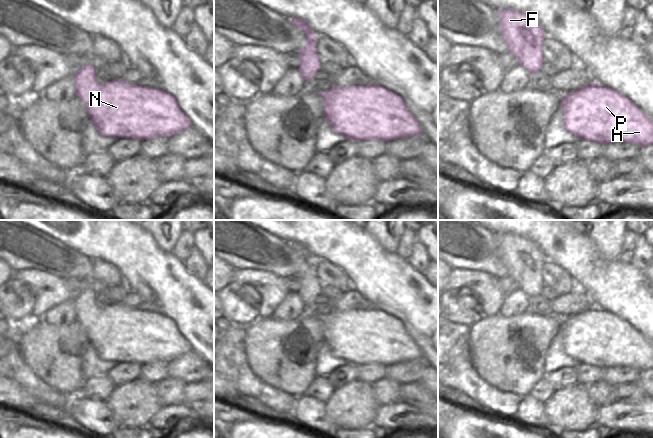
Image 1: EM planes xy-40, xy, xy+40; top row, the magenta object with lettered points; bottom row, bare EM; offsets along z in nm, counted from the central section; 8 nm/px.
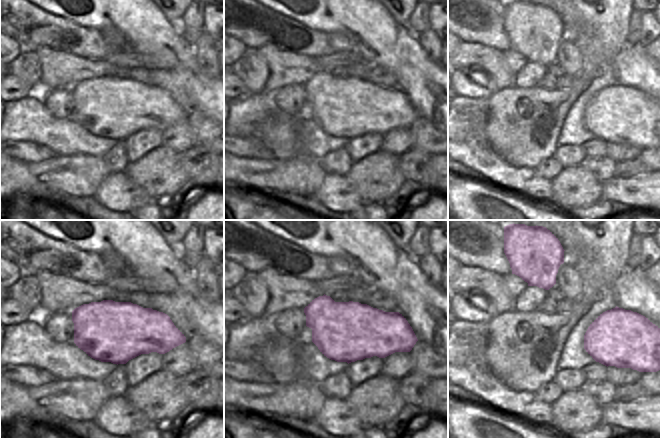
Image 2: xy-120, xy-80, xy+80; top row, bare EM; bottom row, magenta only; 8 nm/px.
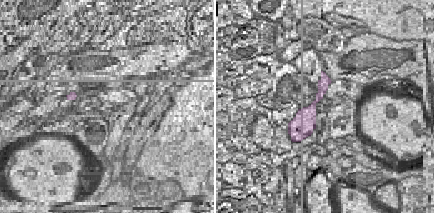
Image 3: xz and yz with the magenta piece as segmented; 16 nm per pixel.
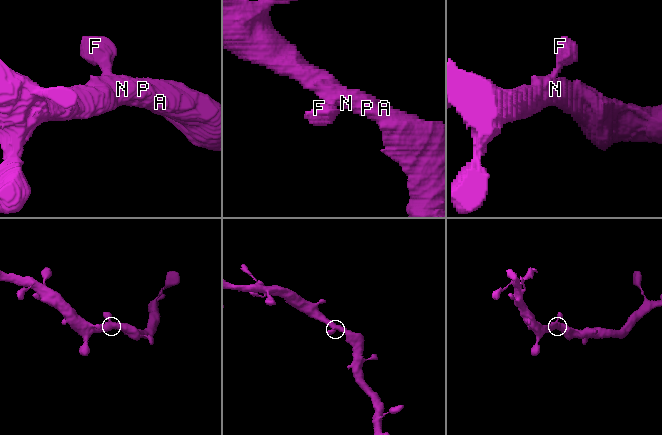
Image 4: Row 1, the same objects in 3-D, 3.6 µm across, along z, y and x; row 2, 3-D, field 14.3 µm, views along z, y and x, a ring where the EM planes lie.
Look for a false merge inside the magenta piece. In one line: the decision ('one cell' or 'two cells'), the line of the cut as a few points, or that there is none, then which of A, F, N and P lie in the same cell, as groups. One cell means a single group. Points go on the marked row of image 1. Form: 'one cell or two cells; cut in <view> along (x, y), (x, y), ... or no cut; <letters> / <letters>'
one cell; no cut; A F N P

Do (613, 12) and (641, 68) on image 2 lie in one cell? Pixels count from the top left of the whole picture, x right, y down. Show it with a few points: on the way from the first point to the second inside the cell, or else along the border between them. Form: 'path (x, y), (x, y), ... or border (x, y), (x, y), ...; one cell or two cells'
border (626, 44), (611, 62); two cells

